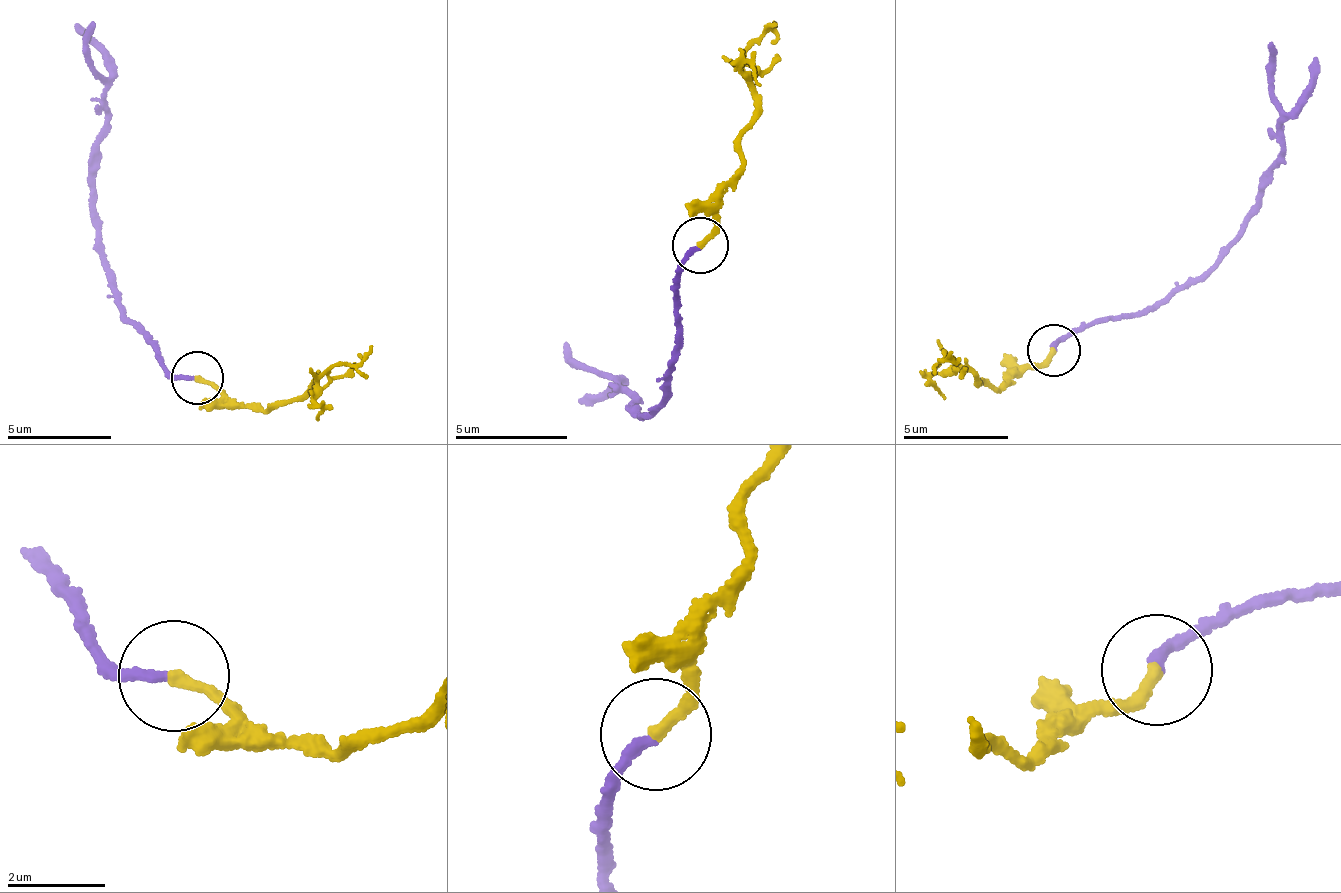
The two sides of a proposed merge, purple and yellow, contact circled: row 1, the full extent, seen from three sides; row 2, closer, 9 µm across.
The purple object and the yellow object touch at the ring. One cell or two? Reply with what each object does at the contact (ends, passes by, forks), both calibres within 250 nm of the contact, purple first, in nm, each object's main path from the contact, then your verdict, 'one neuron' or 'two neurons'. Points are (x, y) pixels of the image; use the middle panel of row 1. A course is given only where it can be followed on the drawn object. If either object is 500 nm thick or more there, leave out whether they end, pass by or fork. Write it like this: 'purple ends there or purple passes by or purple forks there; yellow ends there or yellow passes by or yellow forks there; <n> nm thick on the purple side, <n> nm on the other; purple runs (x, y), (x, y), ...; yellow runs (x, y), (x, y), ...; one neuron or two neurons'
purple ends there; yellow ends there; 200 nm thick on the purple side, 240 nm on the other; purple runs (697, 245), (681, 269), (677, 364), (651, 412), (611, 376), (579, 363), (565, 343); yellow runs (702, 244), (715, 229), (715, 194), (740, 159), (755, 106), (743, 69), (767, 30), (777, 33), (772, 44); one neuron

